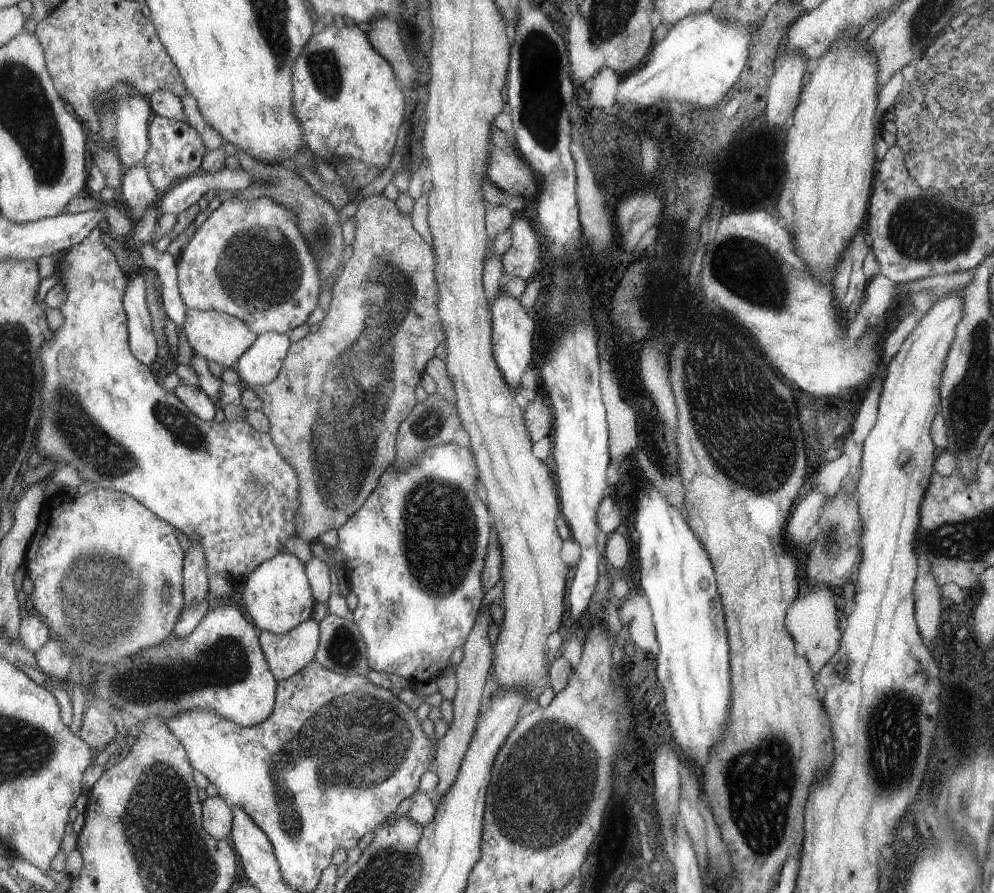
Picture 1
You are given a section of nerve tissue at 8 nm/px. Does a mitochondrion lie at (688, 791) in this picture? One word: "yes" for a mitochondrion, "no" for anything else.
no

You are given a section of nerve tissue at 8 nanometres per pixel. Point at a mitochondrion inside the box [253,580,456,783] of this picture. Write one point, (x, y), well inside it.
(342, 649)

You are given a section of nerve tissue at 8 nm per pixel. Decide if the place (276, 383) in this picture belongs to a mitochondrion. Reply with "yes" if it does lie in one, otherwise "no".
no

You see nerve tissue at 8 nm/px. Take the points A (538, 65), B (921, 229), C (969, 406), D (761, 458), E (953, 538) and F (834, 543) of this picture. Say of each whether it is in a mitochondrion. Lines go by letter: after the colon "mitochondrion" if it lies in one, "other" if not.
A: mitochondrion
B: mitochondrion
C: mitochondrion
D: mitochondrion
E: mitochondrion
F: mitochondrion

